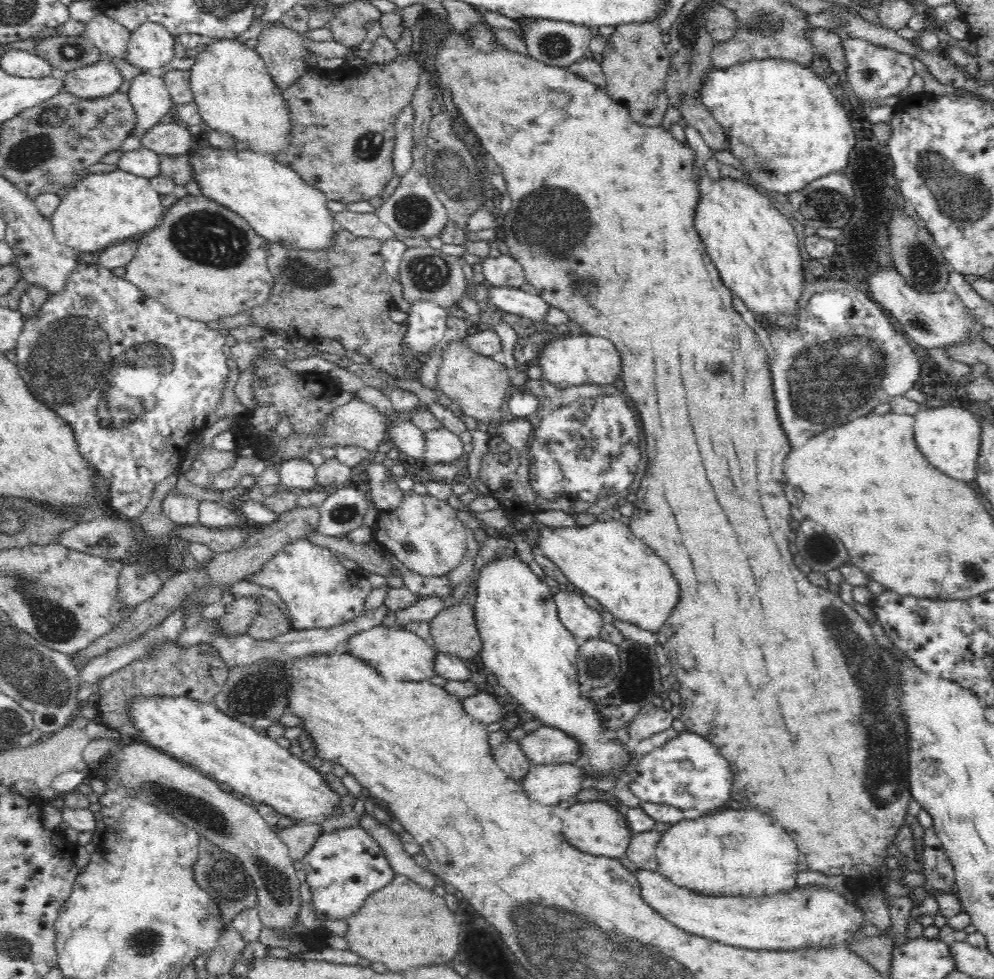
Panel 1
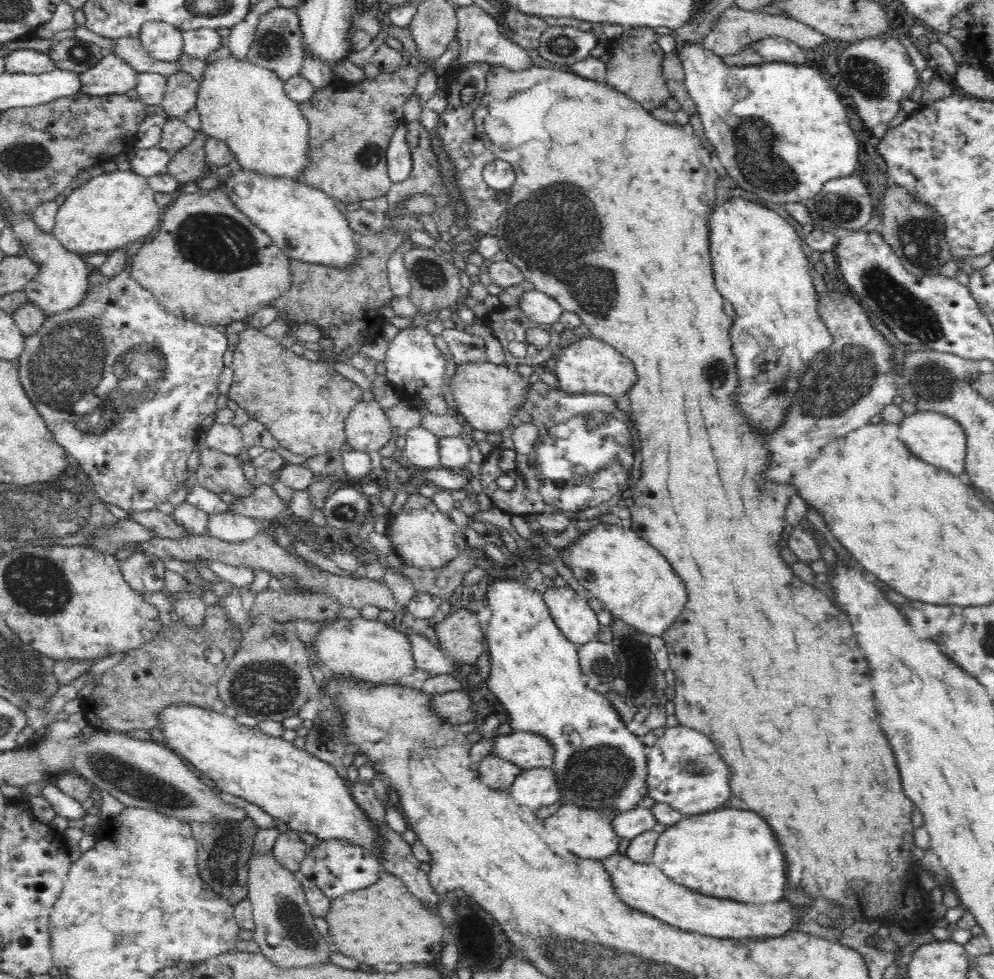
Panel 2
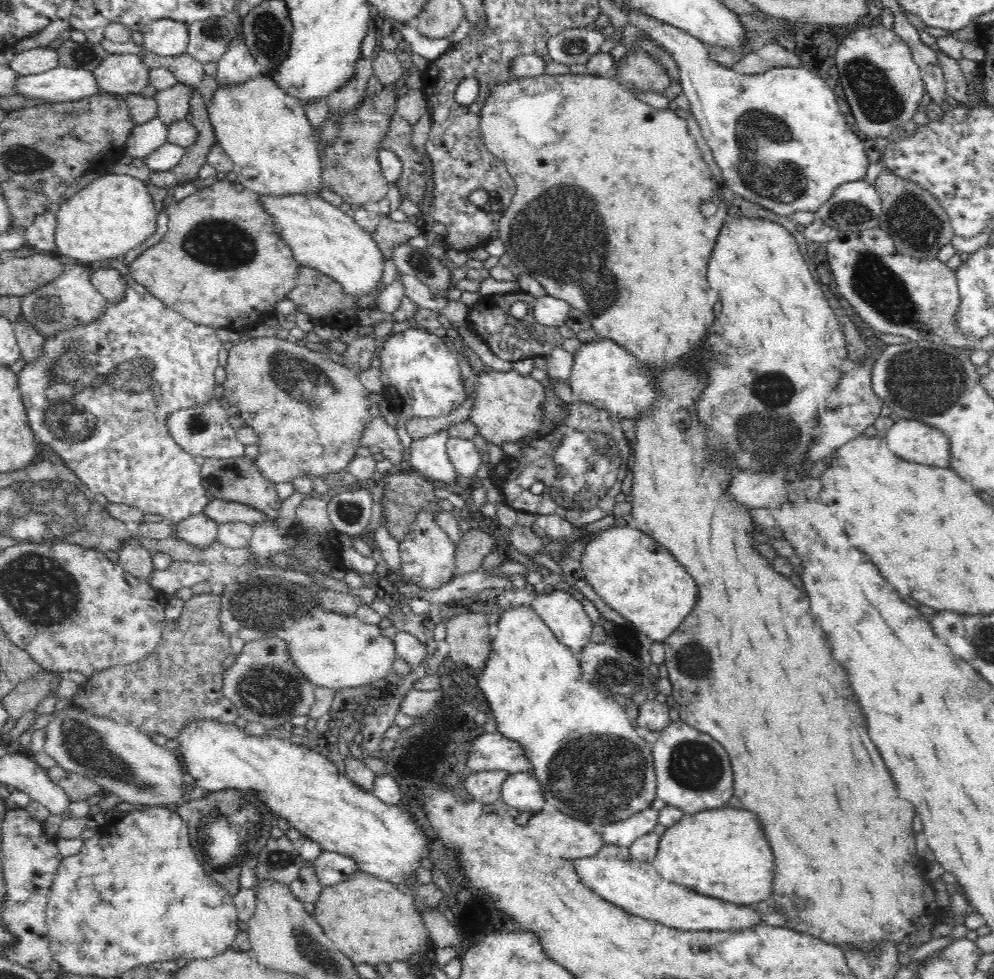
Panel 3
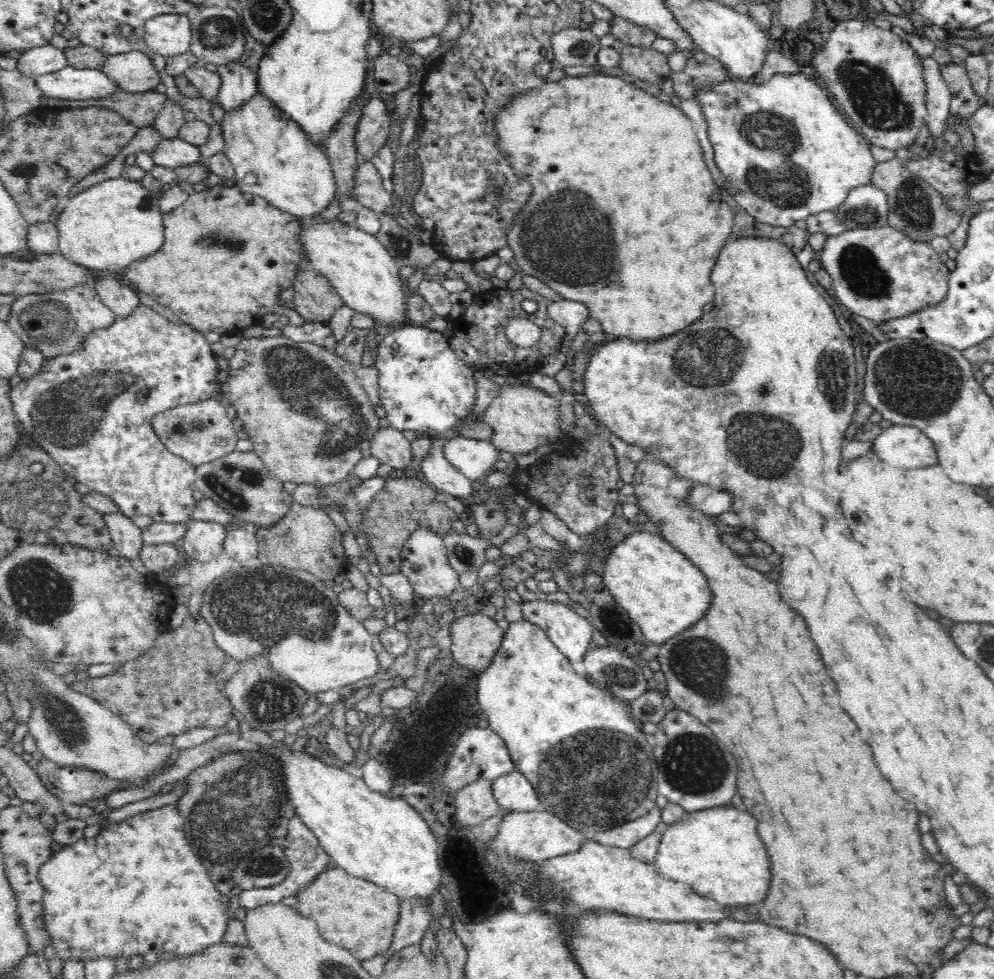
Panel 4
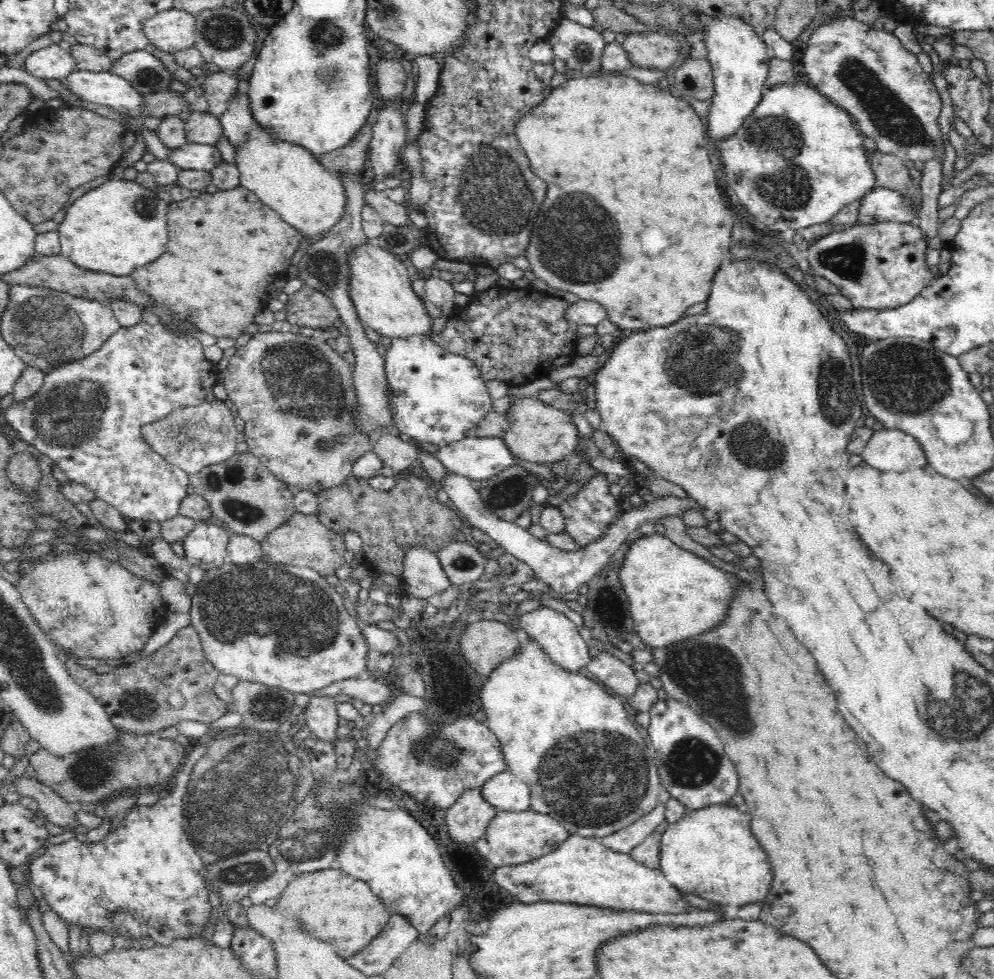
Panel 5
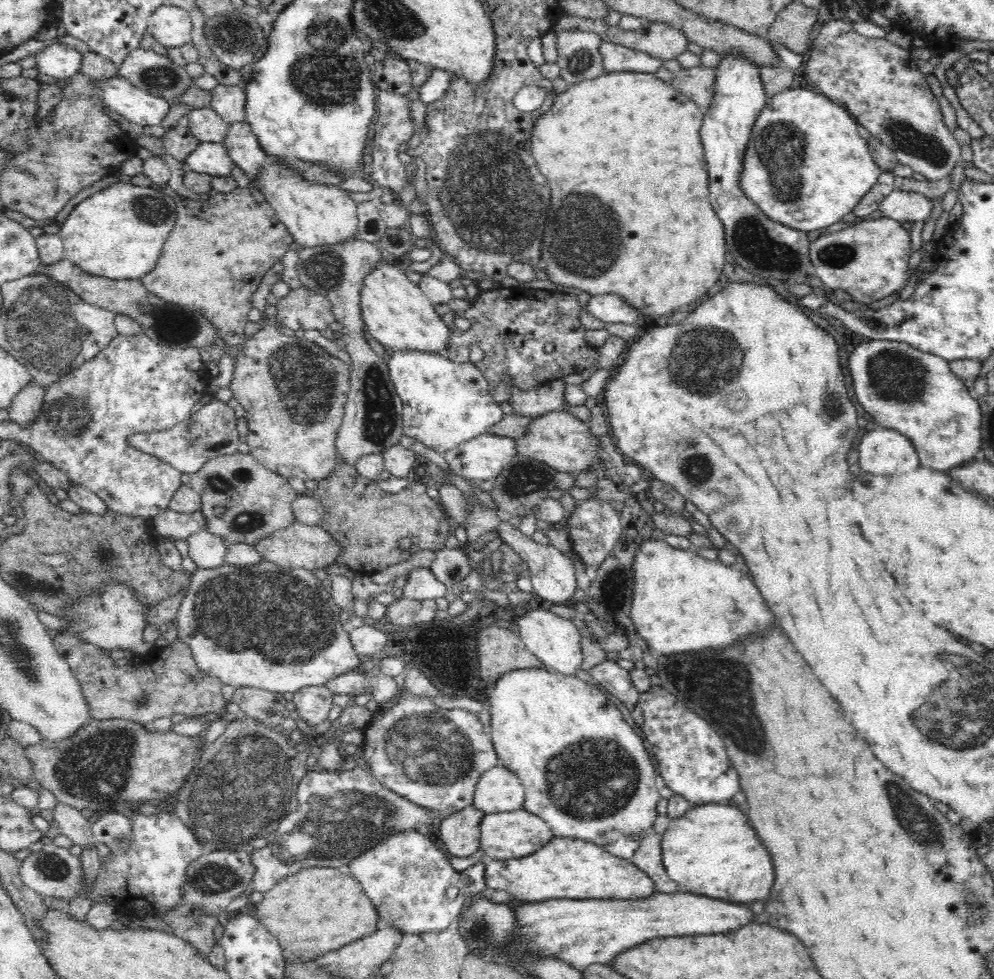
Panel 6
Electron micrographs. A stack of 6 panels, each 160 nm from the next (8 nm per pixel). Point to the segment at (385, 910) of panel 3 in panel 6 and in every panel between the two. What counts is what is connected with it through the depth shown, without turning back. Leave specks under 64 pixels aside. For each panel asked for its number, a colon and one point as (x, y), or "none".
4: (358, 915)
5: (332, 906)
6: (318, 909)

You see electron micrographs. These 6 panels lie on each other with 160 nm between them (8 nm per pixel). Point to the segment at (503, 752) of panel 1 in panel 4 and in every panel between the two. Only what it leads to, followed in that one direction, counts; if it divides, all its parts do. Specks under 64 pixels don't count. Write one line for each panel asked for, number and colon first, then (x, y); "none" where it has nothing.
2: (499, 774)
3: (485, 787)
4: (475, 803)

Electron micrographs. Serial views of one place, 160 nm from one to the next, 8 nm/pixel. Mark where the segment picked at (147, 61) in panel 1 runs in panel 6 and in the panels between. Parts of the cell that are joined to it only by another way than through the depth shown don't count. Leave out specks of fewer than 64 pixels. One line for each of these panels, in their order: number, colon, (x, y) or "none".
2: (163, 41)
3: (166, 37)
4: (168, 34)
5: (171, 30)
6: (171, 26)

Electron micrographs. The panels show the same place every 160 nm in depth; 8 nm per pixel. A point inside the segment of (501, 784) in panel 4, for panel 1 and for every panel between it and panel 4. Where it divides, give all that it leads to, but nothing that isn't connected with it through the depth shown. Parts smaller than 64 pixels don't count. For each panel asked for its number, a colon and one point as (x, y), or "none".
1: (550, 784)
2: (535, 788)
3: (521, 790)

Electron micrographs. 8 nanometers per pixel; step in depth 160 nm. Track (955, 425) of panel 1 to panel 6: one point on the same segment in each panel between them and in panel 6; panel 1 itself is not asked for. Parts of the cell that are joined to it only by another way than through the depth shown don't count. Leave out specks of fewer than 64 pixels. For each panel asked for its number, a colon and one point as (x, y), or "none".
2: (936, 439)
3: (911, 440)
4: (908, 446)
5: (893, 449)
6: (888, 452)

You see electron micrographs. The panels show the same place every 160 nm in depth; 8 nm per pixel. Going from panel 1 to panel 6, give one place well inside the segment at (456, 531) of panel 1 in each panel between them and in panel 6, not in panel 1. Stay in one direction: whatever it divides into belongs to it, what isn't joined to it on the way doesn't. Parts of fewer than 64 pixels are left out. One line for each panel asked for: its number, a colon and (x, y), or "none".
2: (423, 537)
3: (428, 560)
4: (424, 559)
5: (423, 576)
6: (422, 584)

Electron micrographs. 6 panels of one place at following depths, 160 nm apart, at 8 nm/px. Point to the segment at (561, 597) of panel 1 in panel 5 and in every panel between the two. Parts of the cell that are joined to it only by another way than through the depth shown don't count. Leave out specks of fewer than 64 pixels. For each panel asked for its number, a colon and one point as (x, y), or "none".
2: (576, 620)
3: (564, 615)
4: (572, 634)
5: (558, 637)

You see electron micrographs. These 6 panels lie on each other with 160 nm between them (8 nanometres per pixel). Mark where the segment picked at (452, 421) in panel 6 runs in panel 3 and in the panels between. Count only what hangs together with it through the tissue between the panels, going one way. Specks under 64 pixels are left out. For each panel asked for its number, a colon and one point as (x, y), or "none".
3: (421, 376)
4: (423, 386)
5: (437, 397)

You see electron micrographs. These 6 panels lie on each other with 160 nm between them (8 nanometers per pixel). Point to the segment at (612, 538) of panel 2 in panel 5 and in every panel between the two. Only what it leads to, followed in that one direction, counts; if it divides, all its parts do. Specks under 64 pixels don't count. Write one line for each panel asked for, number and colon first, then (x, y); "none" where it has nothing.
3: (634, 574)
4: (661, 590)
5: (674, 595)

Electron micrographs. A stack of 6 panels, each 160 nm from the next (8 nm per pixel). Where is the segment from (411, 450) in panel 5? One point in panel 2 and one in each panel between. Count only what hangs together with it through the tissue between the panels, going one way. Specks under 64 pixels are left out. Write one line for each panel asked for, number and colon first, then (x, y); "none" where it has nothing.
2: (367, 429)
3: (380, 436)
4: (388, 445)

